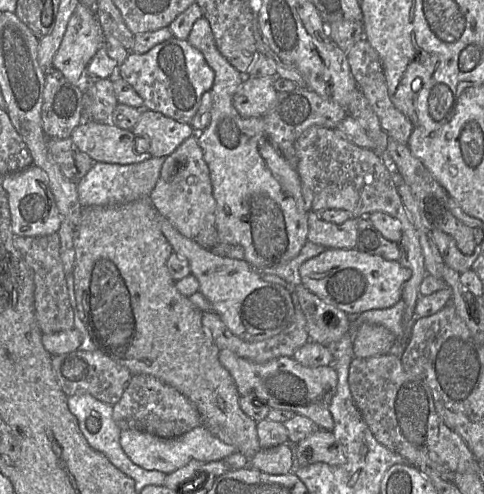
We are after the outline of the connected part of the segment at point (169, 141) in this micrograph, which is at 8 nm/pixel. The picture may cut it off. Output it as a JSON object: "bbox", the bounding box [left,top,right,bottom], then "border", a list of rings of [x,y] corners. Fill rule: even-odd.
{"bbox":[131,108,195,158],"border":[[[145,108],[141,110],[140,118],[131,131],[135,136],[143,136],[149,141],[149,153],[154,158],[169,156],[182,142],[195,134],[188,123],[178,122]]]}

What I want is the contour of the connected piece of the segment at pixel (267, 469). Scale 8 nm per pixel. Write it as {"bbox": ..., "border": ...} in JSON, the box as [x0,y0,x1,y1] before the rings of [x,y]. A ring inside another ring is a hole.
{"bbox":[249,444,292,475],"border":[[[287,444],[260,449],[249,459],[249,465],[263,473],[283,475],[291,472],[292,454]]]}

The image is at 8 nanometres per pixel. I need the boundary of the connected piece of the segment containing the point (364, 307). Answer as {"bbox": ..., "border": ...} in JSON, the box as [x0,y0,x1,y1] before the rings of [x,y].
{"bbox":[299,248,410,316],"border":[[[356,248],[326,249],[305,261],[300,266],[299,273],[303,286],[348,316],[394,306],[402,298],[404,285],[410,278],[409,270],[398,261],[388,261]]]}

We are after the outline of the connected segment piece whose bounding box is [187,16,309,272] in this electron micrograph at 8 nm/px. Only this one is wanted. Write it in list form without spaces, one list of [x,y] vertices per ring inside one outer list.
[[[202,16],[194,22],[187,40],[204,56],[214,72],[214,81],[210,89],[211,120],[206,129],[196,134],[210,172],[213,196],[216,201],[215,223],[219,241],[240,245],[244,250],[244,260],[259,272],[284,265],[298,256],[307,242],[309,209],[304,201],[300,177],[269,141],[263,118],[243,118],[234,108],[233,97],[244,75],[234,68],[217,49],[213,32],[206,18]]]

